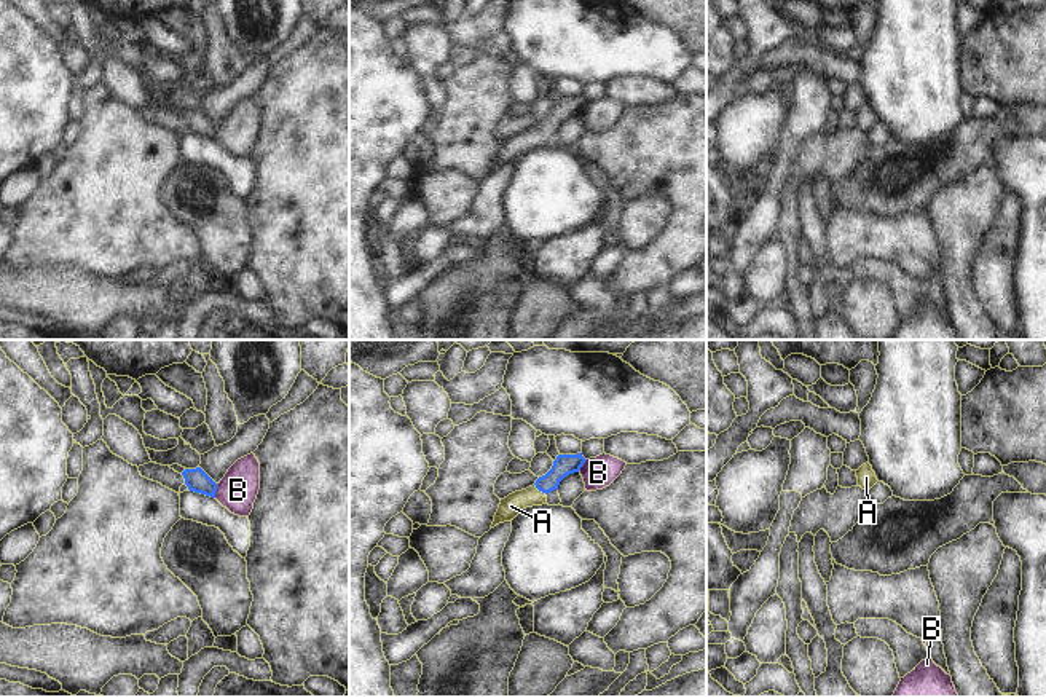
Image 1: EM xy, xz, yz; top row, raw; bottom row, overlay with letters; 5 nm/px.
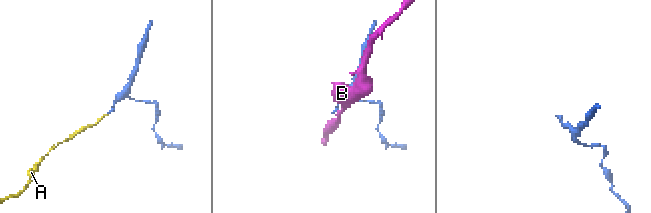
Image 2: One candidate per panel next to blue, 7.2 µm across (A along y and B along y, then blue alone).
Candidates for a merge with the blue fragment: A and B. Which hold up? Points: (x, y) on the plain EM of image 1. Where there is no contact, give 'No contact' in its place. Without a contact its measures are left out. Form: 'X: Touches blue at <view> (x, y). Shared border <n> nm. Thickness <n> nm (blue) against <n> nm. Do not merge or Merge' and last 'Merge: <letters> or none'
A: Touches blue at xz (539, 133). Shared border 80 nm. Thickness 110 nm (blue) against 110 nm. Merge
B: Touches blue at xy (216, 133). Shared border 70 nm. Thickness 120 nm (blue) against 200 nm. Do not merge
Merge: A.

